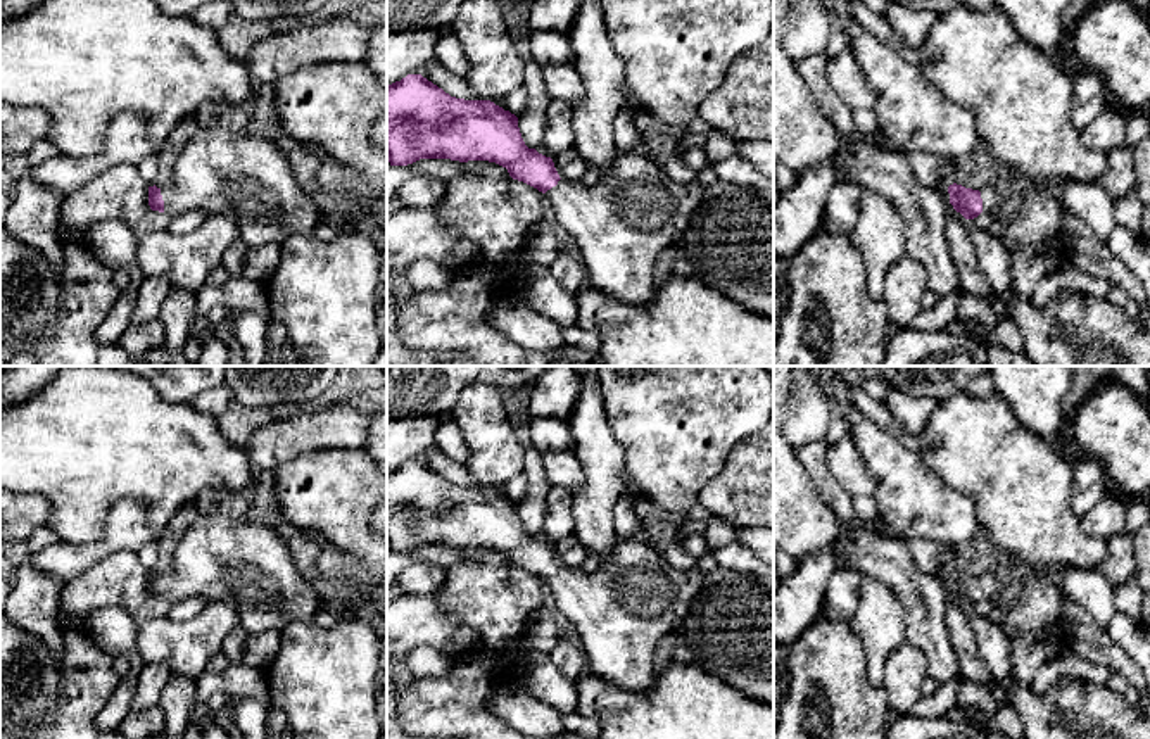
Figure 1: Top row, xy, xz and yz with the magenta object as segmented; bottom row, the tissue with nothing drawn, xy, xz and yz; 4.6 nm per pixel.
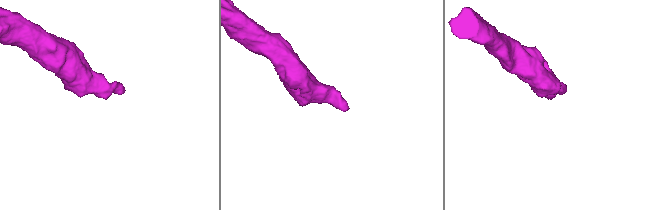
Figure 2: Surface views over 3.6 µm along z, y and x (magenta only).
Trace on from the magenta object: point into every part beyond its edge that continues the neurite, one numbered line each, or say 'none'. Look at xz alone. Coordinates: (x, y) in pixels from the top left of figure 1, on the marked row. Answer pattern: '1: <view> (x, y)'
1: xz (622, 225)

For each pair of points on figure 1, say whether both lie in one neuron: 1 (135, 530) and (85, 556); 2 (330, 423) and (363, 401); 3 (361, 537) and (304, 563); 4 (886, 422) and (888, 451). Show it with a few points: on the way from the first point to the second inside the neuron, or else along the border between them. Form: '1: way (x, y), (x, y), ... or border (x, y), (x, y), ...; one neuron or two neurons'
1: way (123, 532), (97, 551); one neuron
2: border (346, 401), (368, 415); two neurons
3: border (351, 553), (356, 553), (368, 568); two neurons
4: border (857, 404), (903, 446), (919, 453); two neurons

